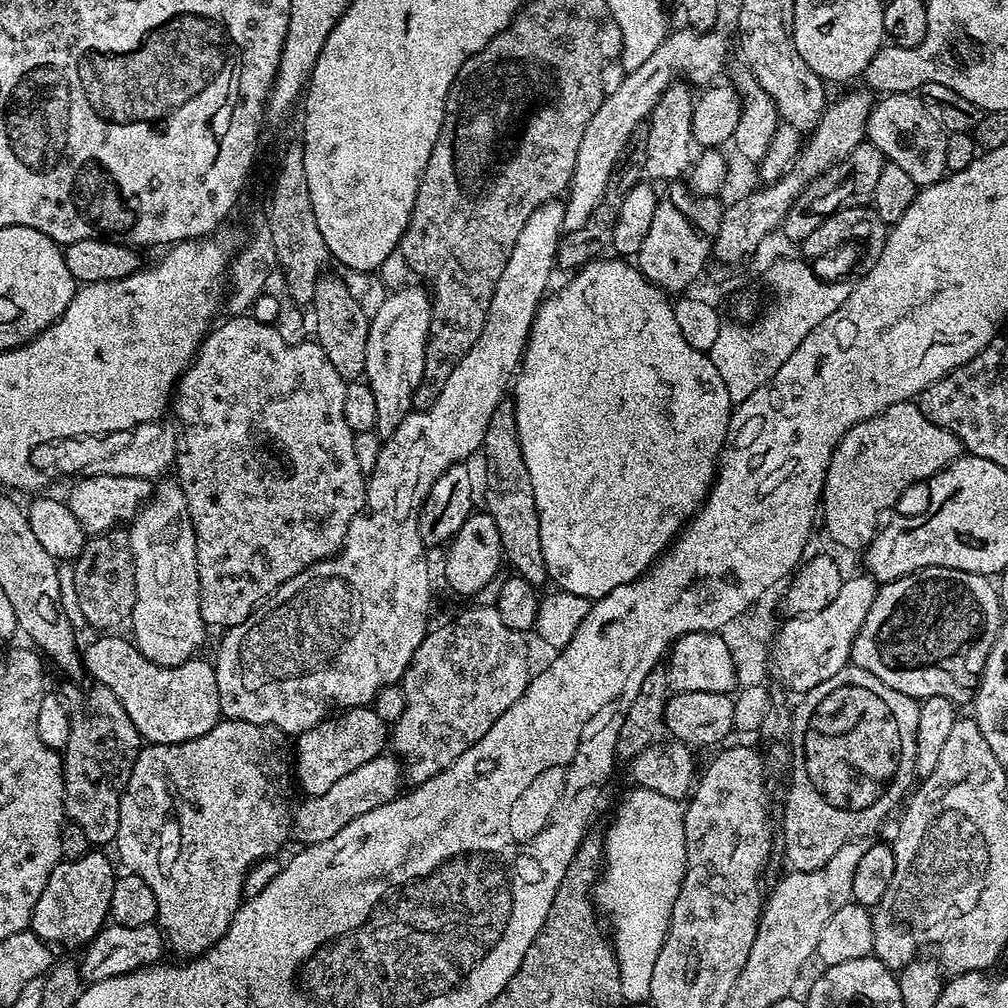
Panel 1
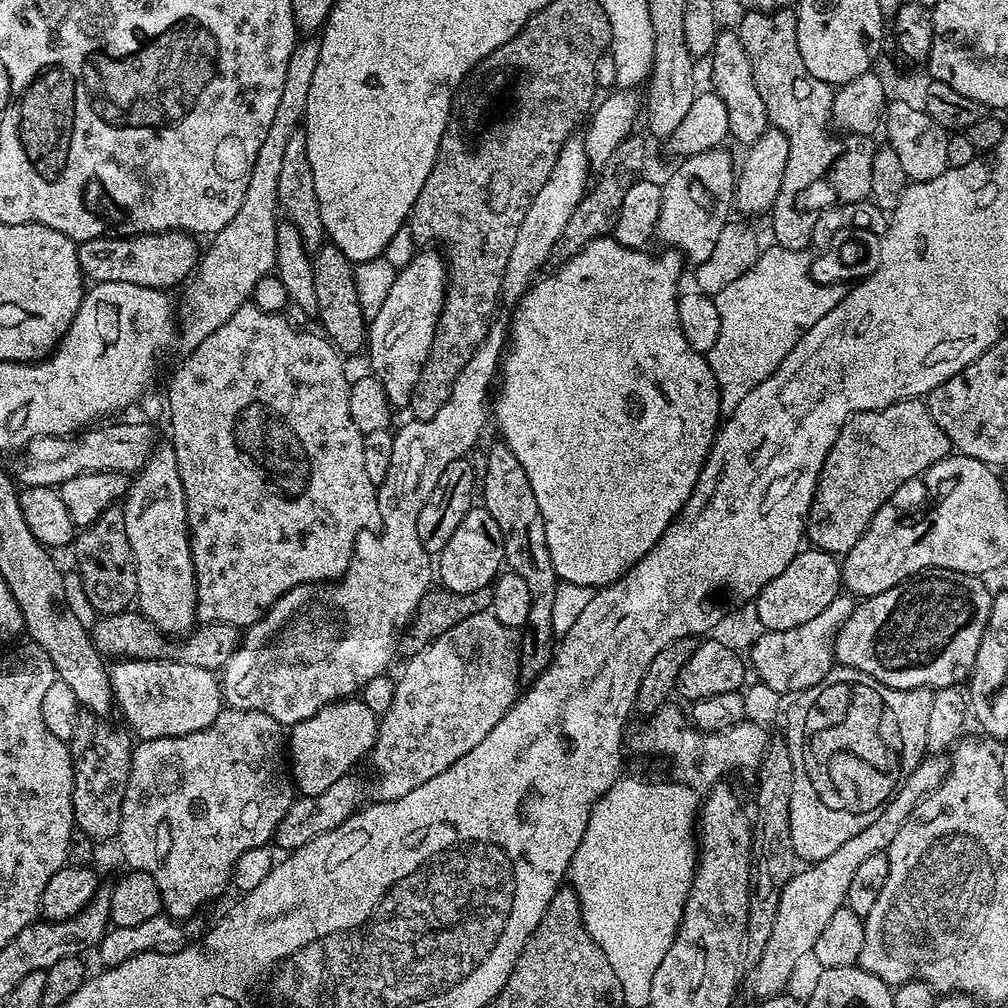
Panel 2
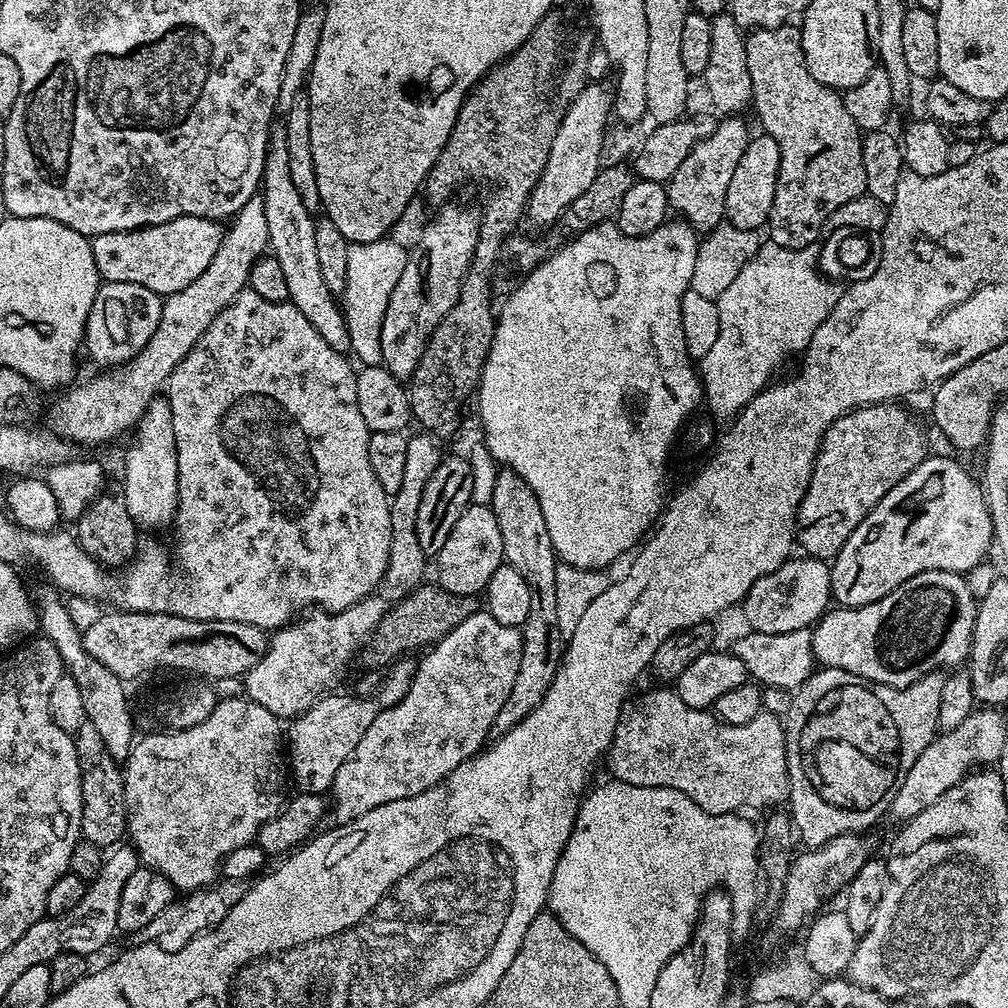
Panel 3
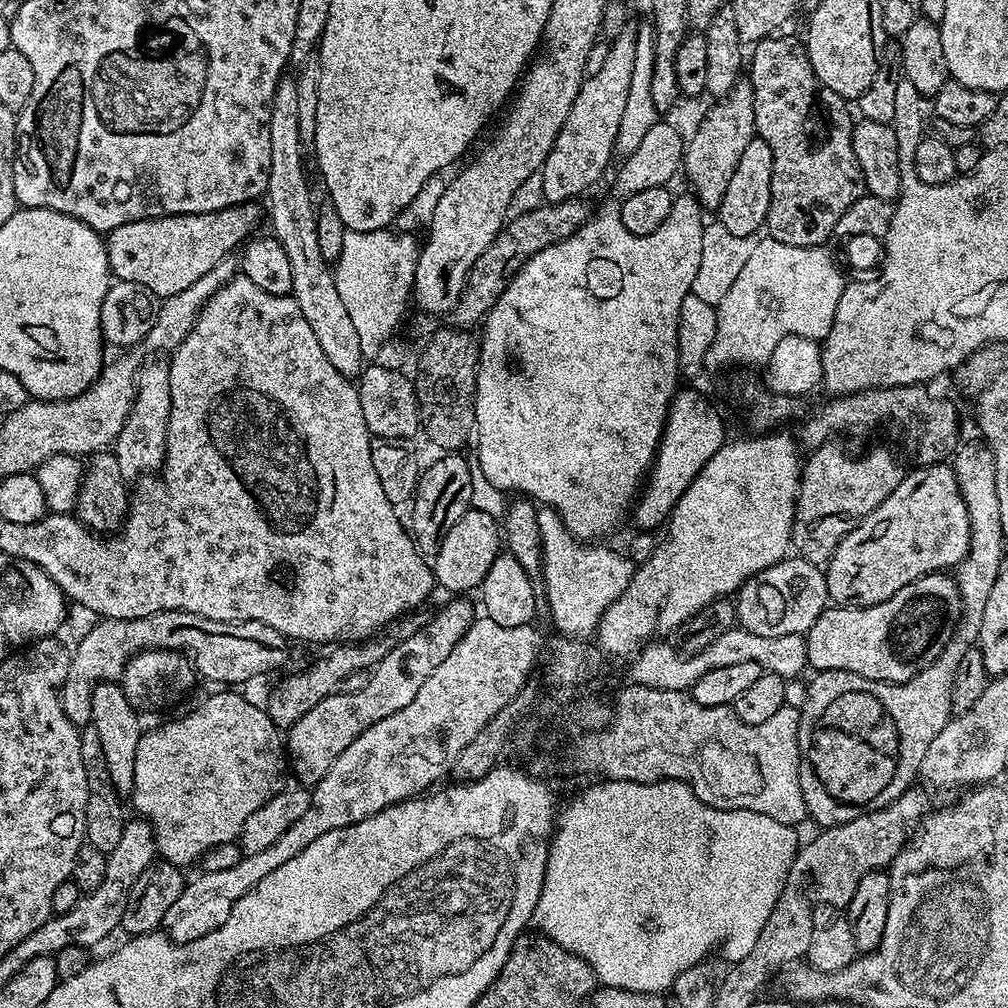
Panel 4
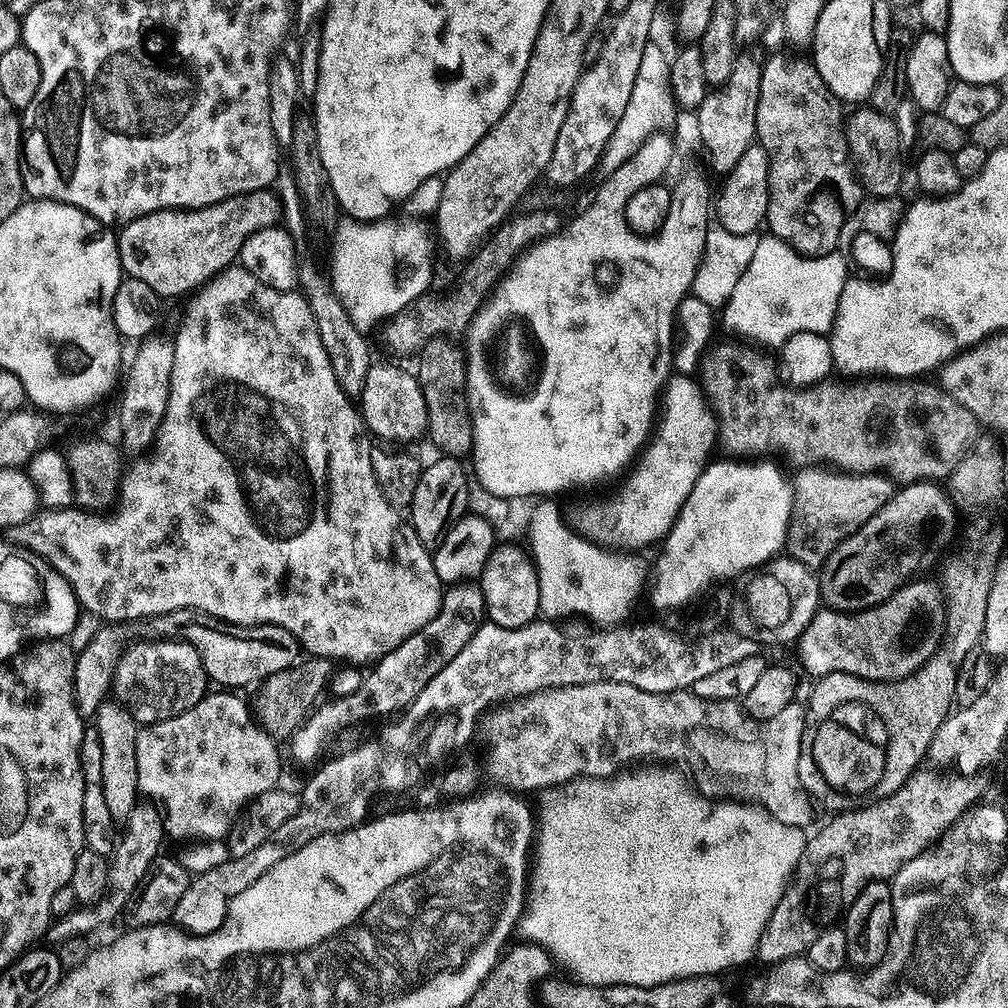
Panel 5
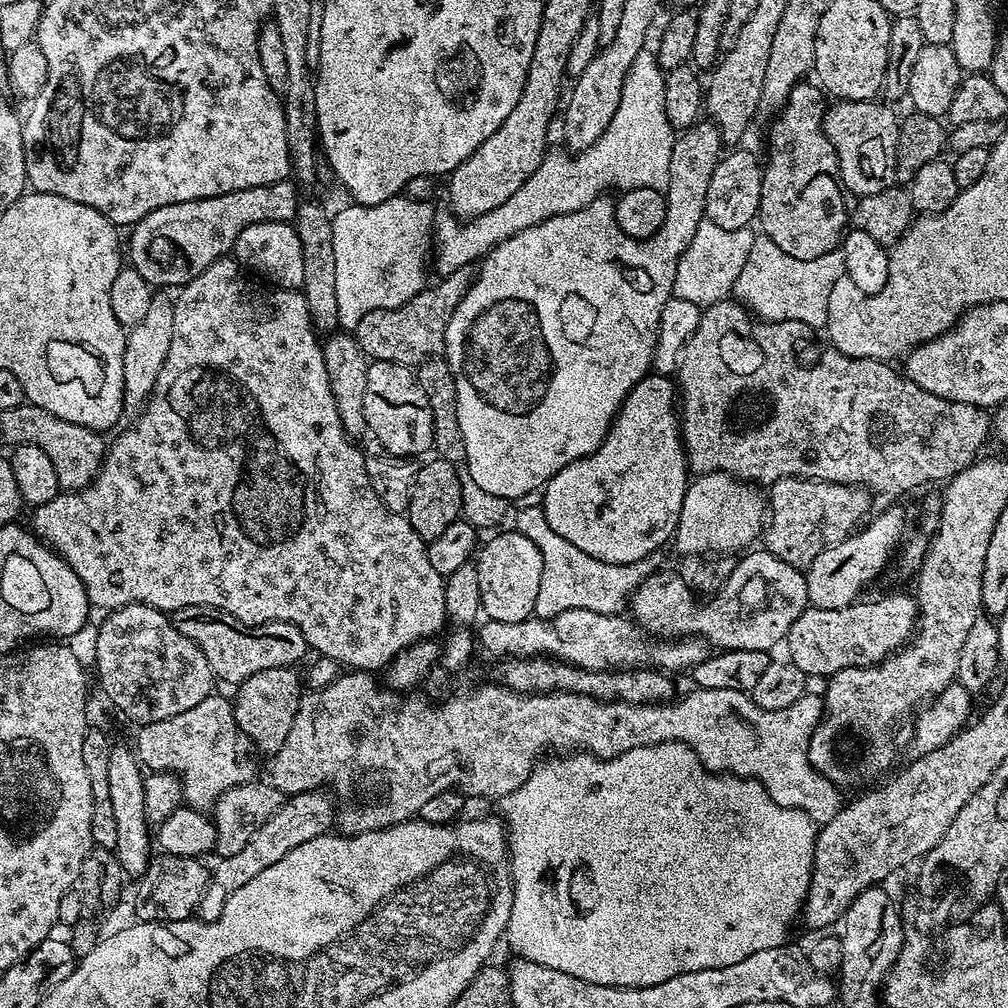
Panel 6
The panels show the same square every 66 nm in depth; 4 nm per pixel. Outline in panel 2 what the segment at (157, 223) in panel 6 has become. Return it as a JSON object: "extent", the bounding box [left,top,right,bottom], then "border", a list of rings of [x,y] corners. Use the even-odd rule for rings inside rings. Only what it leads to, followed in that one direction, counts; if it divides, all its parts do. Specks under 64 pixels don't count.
{"extent":[79,232,202,290],"border":[[[148,232],[145,236],[99,236],[93,240],[79,241],[80,270],[89,281],[130,282],[134,286],[172,290],[175,284],[183,285],[195,273],[202,255],[202,248],[196,245],[197,237],[187,232]]]}

